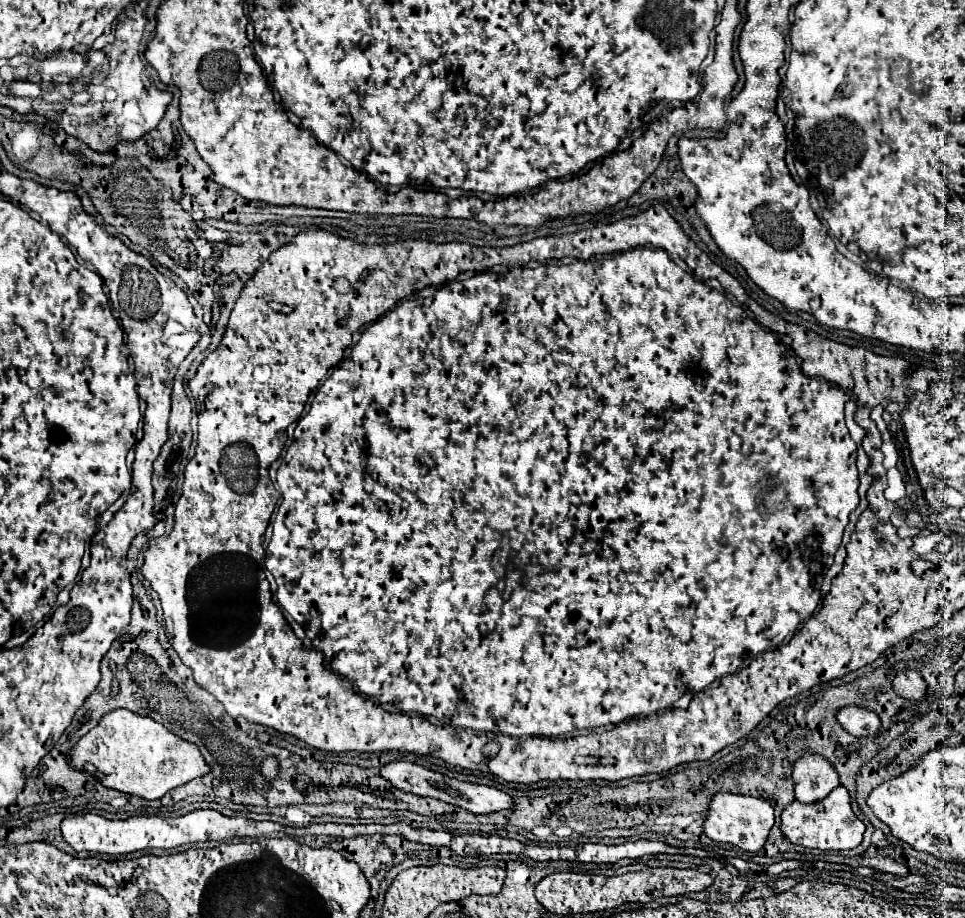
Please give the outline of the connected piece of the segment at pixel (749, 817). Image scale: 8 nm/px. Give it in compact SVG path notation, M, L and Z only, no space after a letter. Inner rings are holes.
M718 793L712 799L708 817L704 821L704 833L722 843L732 843L744 851L758 851L766 843L766 837L774 825L774 811L772 805L760 797L750 795L732 795L732 793Z

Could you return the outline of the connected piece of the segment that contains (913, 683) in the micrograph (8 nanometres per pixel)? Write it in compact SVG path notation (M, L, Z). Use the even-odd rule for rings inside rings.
M900 671L892 681L894 693L908 701L918 701L926 695L926 681L918 671Z

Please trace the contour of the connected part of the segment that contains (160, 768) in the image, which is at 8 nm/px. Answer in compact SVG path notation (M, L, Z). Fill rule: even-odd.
M128 709L106 713L98 725L74 745L72 765L92 773L108 789L138 795L142 799L160 799L168 791L210 773L210 765L194 743L180 739L154 719Z

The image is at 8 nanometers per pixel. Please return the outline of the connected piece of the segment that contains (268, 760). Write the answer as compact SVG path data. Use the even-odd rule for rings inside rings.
M274 755L264 757L262 763L260 763L260 773L262 773L262 777L264 777L266 781L274 781L274 779L278 777L278 773L280 773L280 763L278 763L278 759L276 759Z

